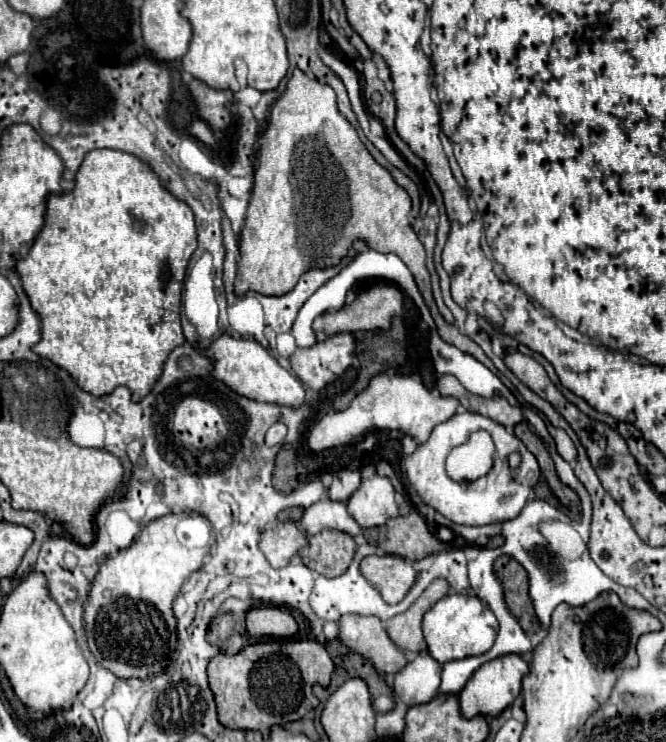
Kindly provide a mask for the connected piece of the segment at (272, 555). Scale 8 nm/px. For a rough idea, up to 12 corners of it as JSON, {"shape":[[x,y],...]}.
{"shape":[[292,521],[262,533],[258,545],[272,567],[284,567],[306,545]]}

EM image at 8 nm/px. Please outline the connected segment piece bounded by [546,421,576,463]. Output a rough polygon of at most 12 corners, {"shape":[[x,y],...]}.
{"shape":[[552,427],[548,433],[556,441],[560,457],[568,463],[576,459],[576,449],[564,429]]}

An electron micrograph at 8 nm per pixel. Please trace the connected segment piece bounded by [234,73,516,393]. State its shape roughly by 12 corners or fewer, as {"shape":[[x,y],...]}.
{"shape":[[292,73],[258,133],[236,295],[288,293],[356,239],[412,271],[440,337],[410,197]]}

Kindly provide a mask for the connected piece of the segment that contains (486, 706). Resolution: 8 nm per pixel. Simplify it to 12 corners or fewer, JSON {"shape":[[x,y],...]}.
{"shape":[[520,655],[482,665],[458,693],[460,713],[498,717],[528,665]]}

